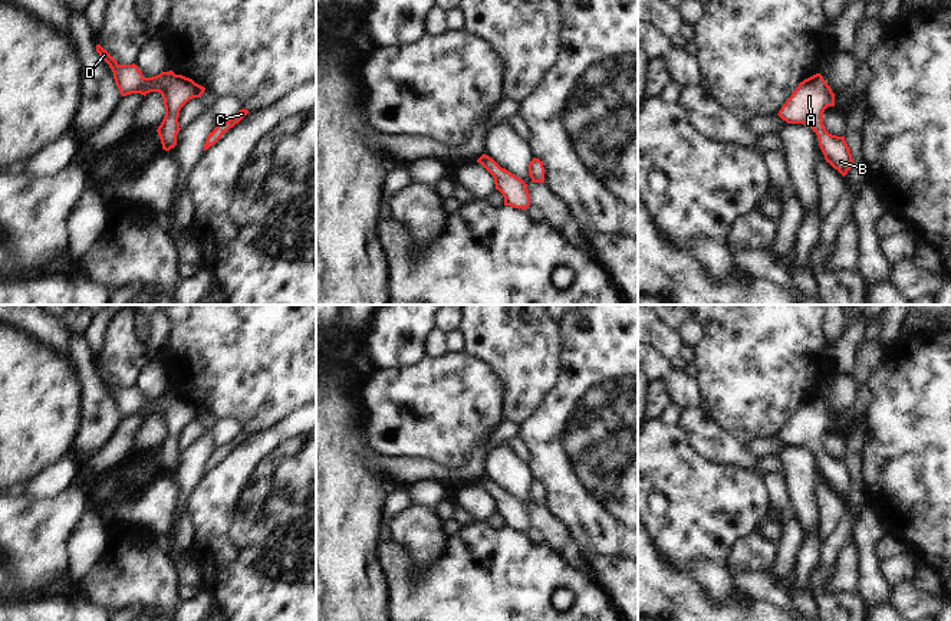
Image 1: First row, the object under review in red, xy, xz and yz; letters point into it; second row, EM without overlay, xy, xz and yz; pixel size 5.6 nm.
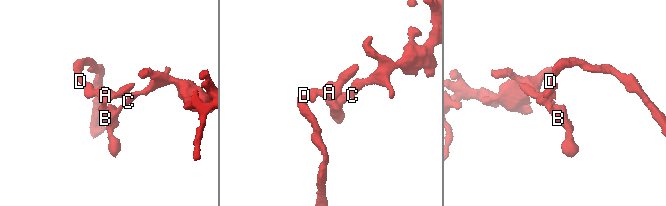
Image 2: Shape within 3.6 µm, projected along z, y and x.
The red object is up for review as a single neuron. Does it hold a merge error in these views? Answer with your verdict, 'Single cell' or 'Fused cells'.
Single cell

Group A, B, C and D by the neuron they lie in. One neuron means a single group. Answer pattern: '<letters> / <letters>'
A B C D

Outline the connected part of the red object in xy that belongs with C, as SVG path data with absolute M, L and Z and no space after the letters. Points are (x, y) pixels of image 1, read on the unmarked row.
M243 430L227 444L215 447L214 453L210 454L205 461L204 473L214 467L223 459L224 454L227 454L230 450L238 446L247 436L249 433Z

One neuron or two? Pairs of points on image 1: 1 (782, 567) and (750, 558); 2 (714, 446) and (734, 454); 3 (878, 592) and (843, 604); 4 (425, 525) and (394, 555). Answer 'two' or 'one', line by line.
1: two
2: one
3: two
4: two

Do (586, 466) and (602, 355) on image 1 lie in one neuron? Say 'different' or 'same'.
same

